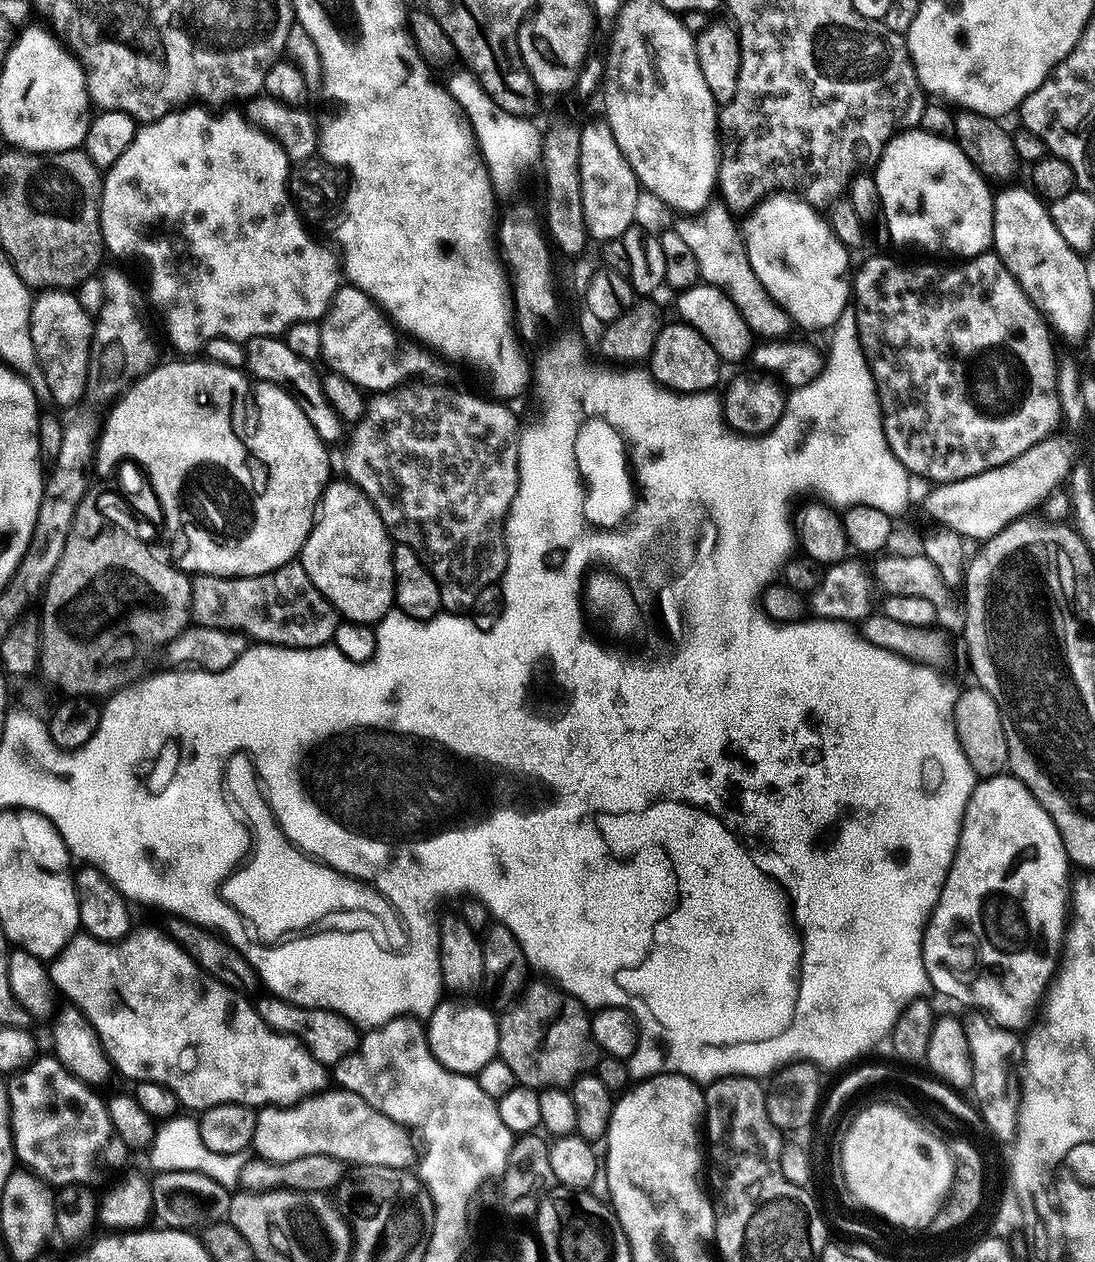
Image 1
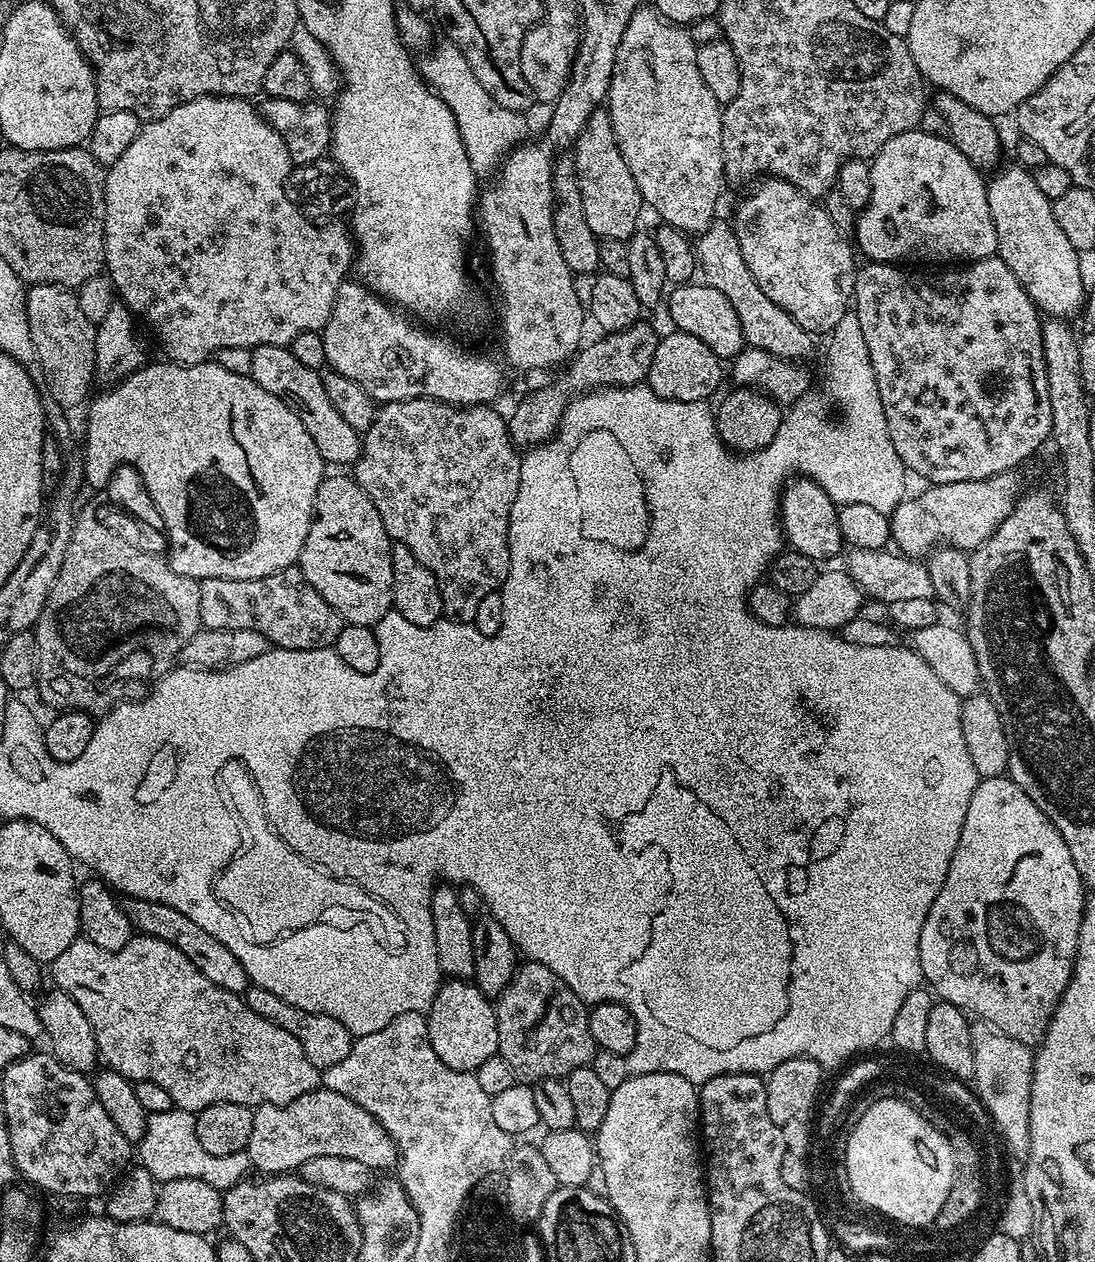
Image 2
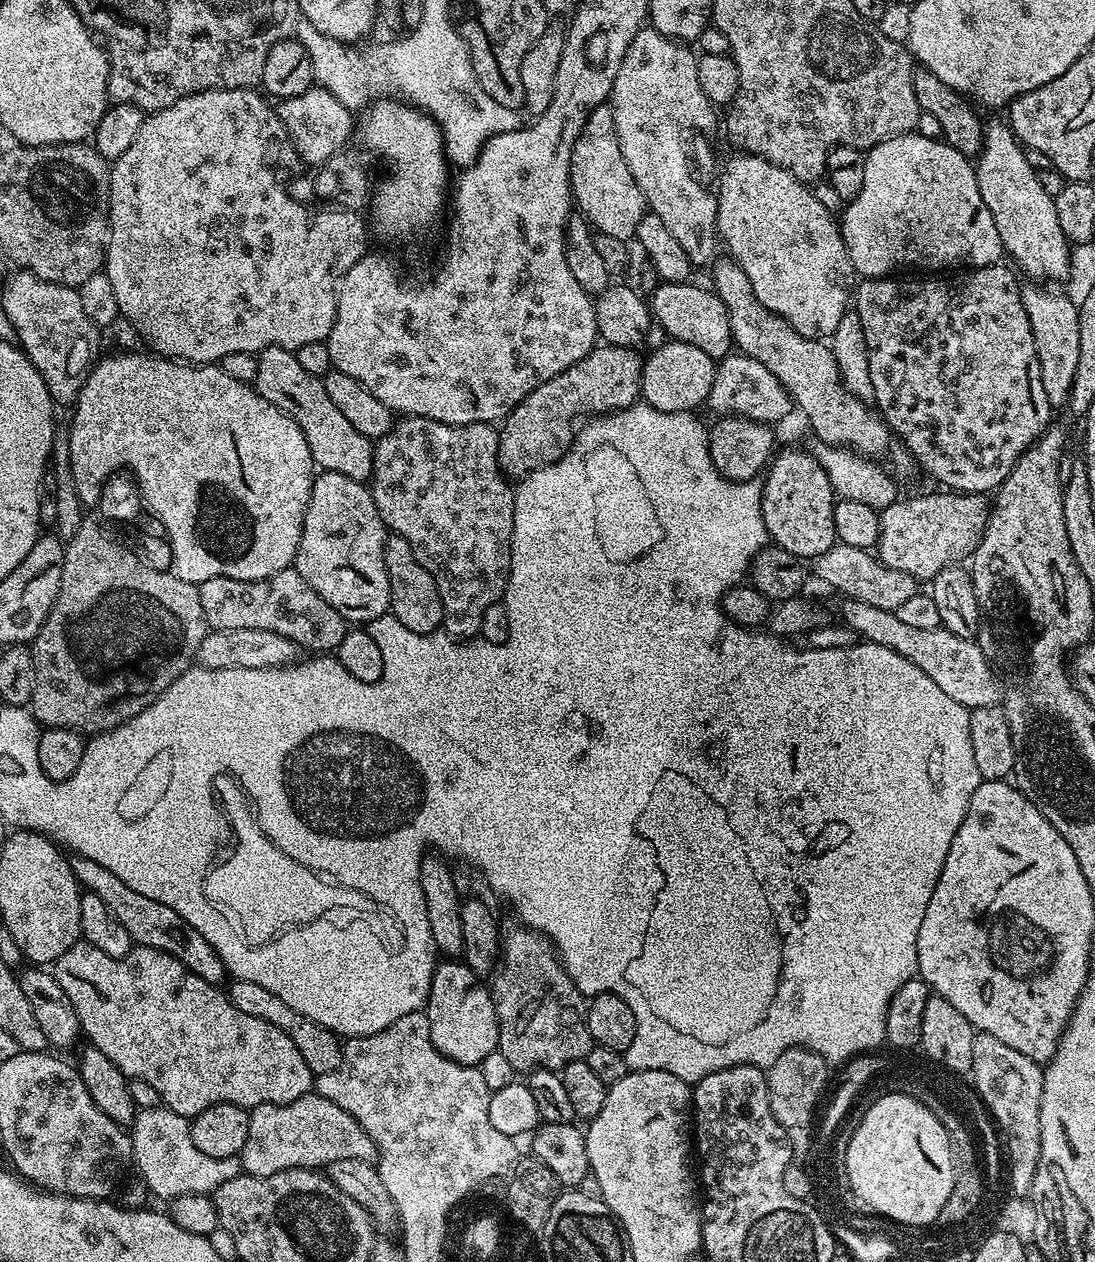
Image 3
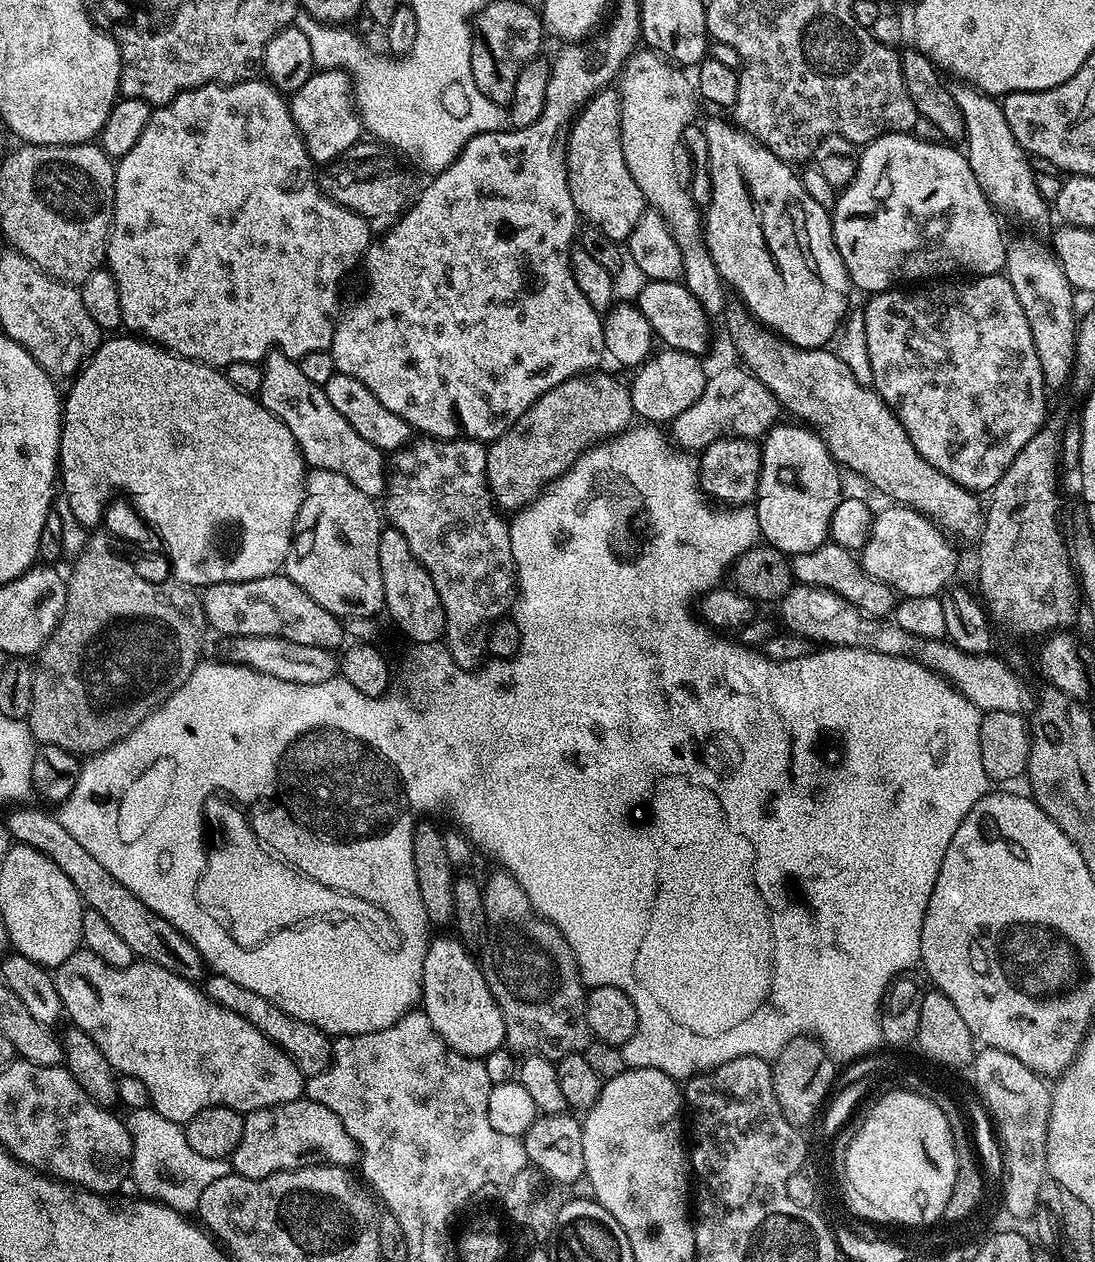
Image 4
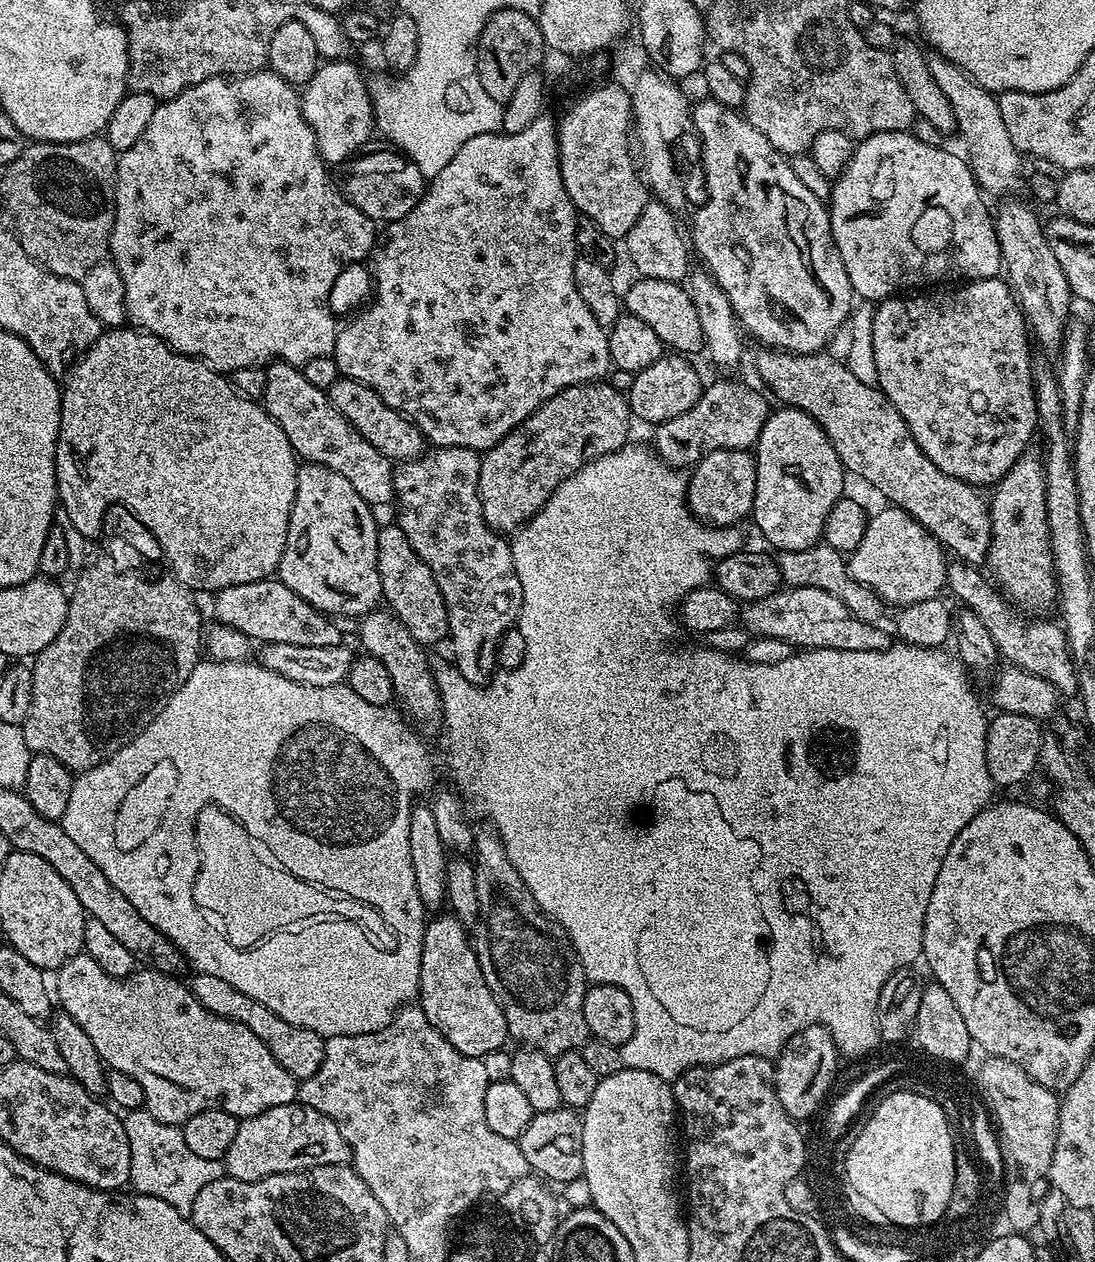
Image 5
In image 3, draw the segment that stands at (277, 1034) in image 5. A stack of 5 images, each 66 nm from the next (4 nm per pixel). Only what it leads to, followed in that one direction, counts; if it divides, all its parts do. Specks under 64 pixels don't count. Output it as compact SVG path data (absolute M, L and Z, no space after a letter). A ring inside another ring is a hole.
M233 979L231 983L226 988L230 1002L234 1002L234 1006L242 1010L242 1014L254 1014L254 1018L262 1018L262 1022L270 1022L270 1026L278 1026L278 1030L282 1030L282 1034L286 1034L286 1038L290 1038L290 1042L298 1046L298 1051L302 1054L302 1058L306 1058L306 1066L310 1066L313 1077L330 1074L330 1070L338 1070L342 1062L344 1046L341 1037L335 1032L314 1022L314 1018L306 1018L306 1014L298 1014L298 1010L290 1006L284 1008L286 1002L282 1002L282 998L272 1000L270 990L257 986L255 982Z

